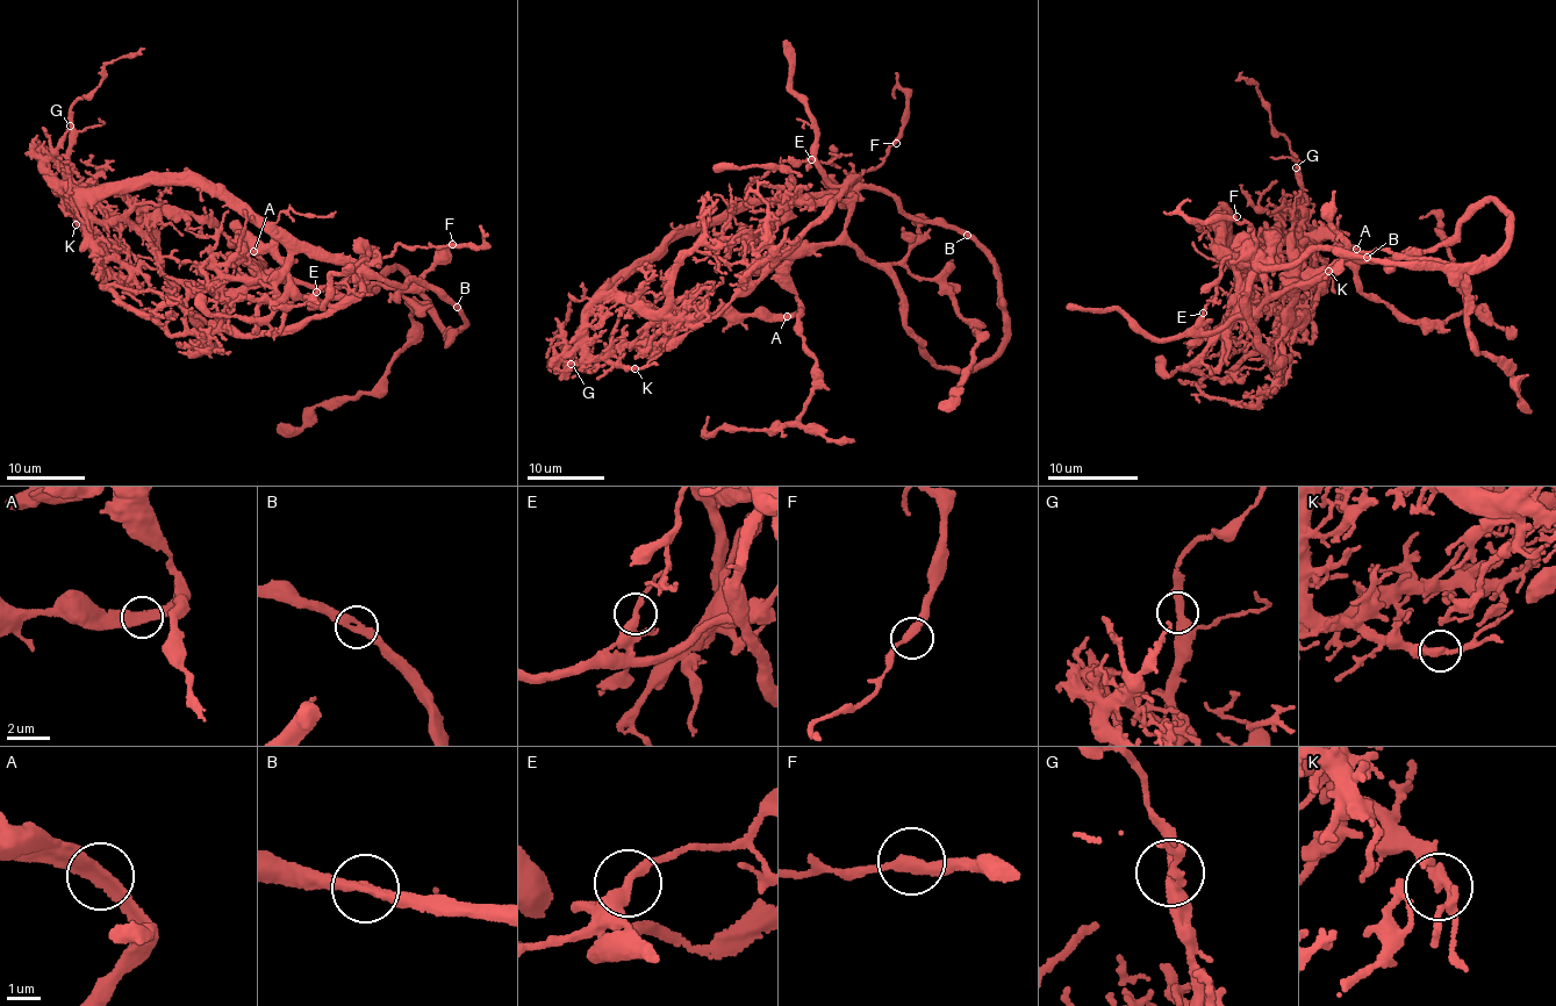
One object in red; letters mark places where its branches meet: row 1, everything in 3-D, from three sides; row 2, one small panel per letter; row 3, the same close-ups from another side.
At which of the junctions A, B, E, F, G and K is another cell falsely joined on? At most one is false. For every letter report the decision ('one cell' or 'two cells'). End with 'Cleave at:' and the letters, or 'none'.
A: one cell
B: one cell
E: one cell
F: one cell
G: one cell
K: one cell
Cleave at: none

